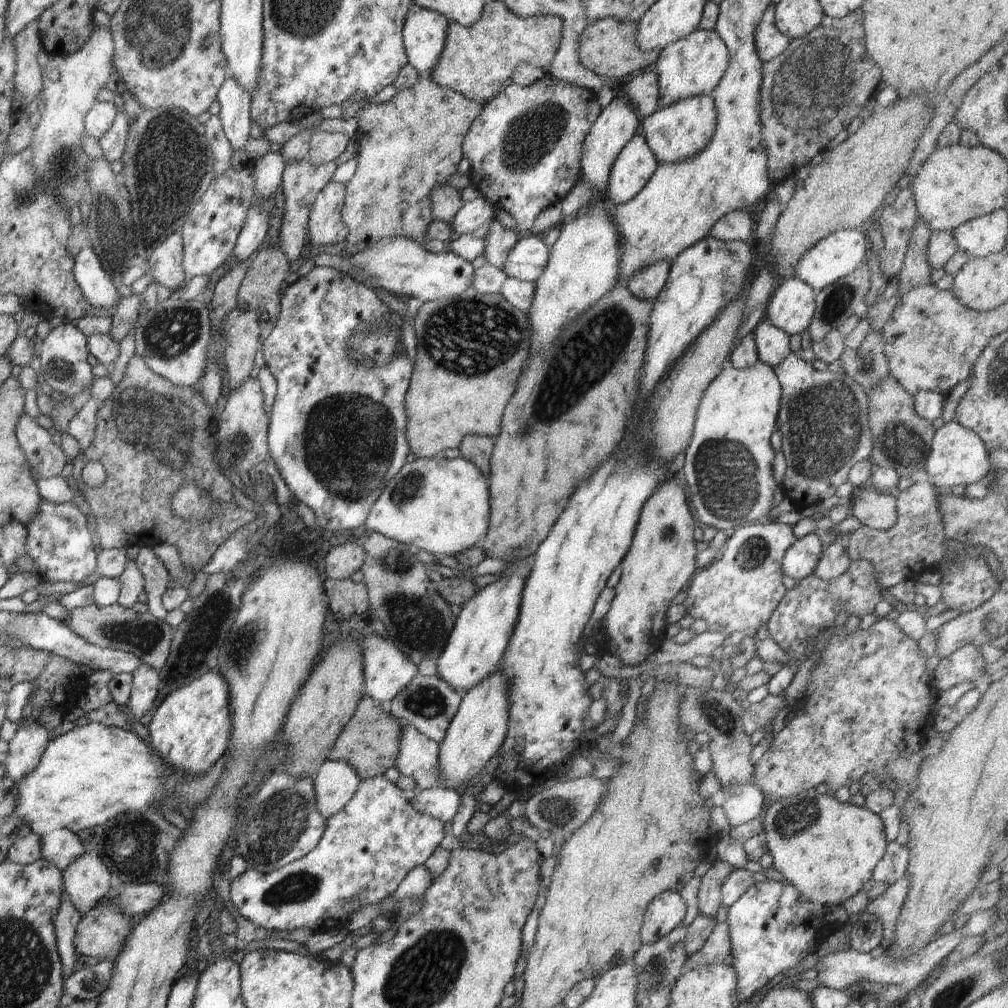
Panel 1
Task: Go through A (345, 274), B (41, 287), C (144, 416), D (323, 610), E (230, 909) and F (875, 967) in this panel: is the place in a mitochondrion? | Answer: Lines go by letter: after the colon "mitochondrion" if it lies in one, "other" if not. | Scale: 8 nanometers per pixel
A: other
B: other
C: mitochondrion
D: other
E: other
F: other

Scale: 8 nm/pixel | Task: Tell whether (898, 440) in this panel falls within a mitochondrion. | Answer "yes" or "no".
yes

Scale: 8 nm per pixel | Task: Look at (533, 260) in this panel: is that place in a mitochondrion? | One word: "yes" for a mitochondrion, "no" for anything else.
no

